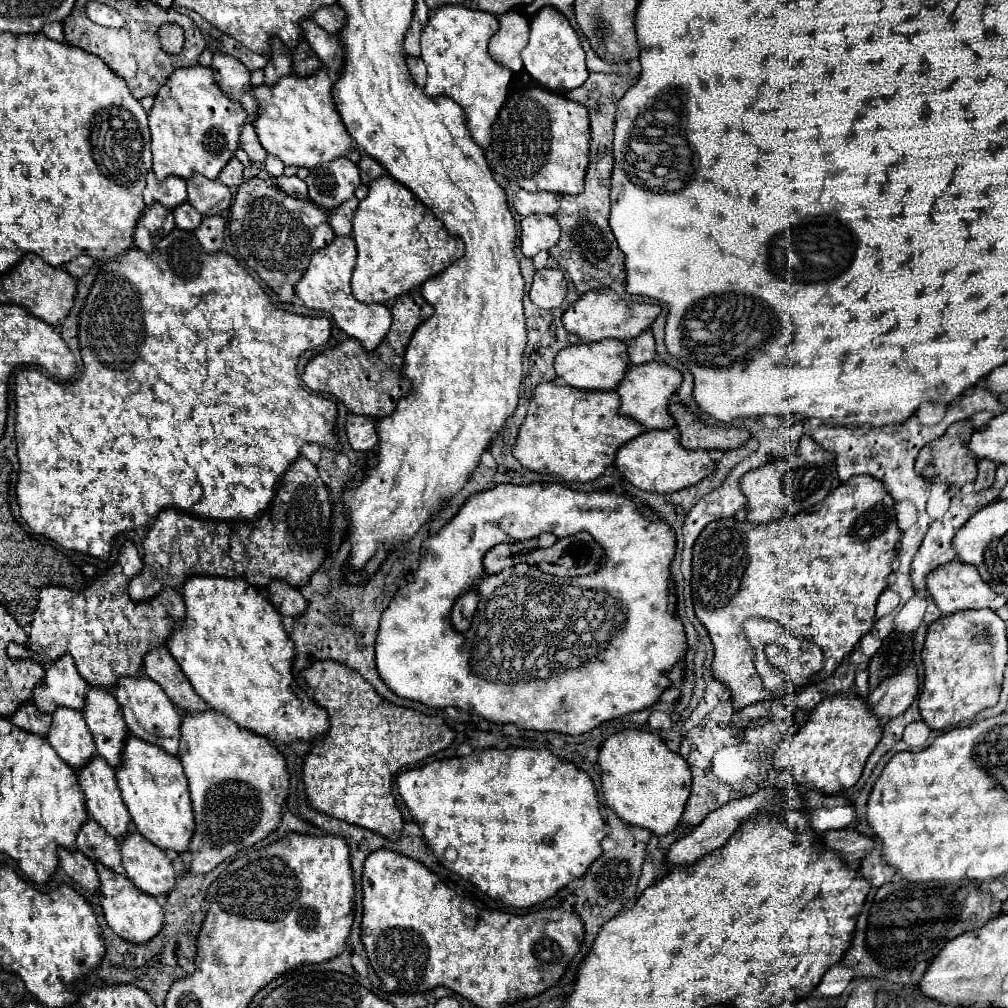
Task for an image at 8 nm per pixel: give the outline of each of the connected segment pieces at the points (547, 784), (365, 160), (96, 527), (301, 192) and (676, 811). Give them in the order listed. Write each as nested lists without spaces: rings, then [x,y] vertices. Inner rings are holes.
[[[488,748],[488,750],[482,750],[482,752],[474,752],[474,754],[466,756],[466,758],[448,758],[448,760],[430,762],[430,764],[424,764],[420,768],[402,772],[398,776],[398,780],[396,780],[396,786],[398,786],[398,792],[400,792],[402,800],[404,800],[404,804],[412,812],[414,820],[418,822],[418,826],[422,828],[424,840],[434,850],[438,860],[445,867],[450,868],[452,872],[460,874],[464,880],[470,882],[470,878],[472,878],[472,884],[476,888],[480,888],[490,898],[500,900],[506,906],[512,906],[512,908],[530,908],[534,904],[546,902],[560,888],[564,888],[572,880],[580,878],[590,868],[590,864],[602,856],[602,844],[600,842],[606,836],[604,834],[604,818],[600,816],[600,804],[598,804],[598,796],[596,796],[596,788],[594,788],[592,778],[584,770],[580,770],[574,762],[562,760],[562,758],[554,756],[546,748],[540,748],[540,750],[536,750],[536,748],[506,748],[506,750]],[[447,856],[456,856],[456,858],[453,862],[450,862],[447,860]]]
[[[364,154],[362,160],[358,162],[358,168],[360,168],[360,174],[362,174],[362,184],[366,184],[366,186],[370,186],[376,178],[388,174],[384,166],[380,166],[374,158],[370,158],[370,156],[366,156],[366,154]]]
[[[174,228],[164,236],[158,248],[148,256],[146,252],[132,248],[120,260],[100,264],[96,282],[88,294],[86,306],[80,314],[80,348],[84,358],[84,372],[76,382],[54,382],[38,370],[20,370],[16,376],[16,442],[20,474],[16,496],[20,504],[20,514],[26,524],[40,536],[46,536],[60,544],[62,548],[76,550],[100,560],[108,560],[112,542],[122,532],[132,532],[138,528],[150,528],[158,512],[164,508],[180,508],[190,516],[200,516],[208,520],[256,520],[262,516],[270,502],[274,500],[280,482],[292,462],[302,454],[304,444],[326,446],[340,452],[340,442],[336,436],[336,404],[328,398],[320,398],[304,390],[298,380],[298,358],[312,348],[324,346],[330,340],[330,322],[326,318],[296,316],[278,310],[270,298],[264,294],[260,284],[238,264],[236,258],[216,252],[208,254],[202,250],[200,242],[192,232]]]
[[[280,176],[278,178],[278,186],[288,192],[290,196],[296,196],[296,198],[302,198],[302,200],[308,200],[308,188],[306,188],[306,182],[300,180],[298,176]]]
[[[622,730],[600,748],[600,776],[606,804],[626,822],[650,830],[652,834],[670,834],[686,808],[692,792],[692,772],[688,762],[672,752],[662,738],[640,730]]]

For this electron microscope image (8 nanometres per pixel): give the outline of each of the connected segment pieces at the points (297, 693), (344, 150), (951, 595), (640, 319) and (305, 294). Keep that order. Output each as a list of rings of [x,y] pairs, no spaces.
[[[192,576],[186,580],[182,594],[186,604],[186,620],[176,626],[176,634],[168,640],[168,650],[180,664],[196,694],[200,694],[212,710],[220,710],[220,714],[234,720],[240,728],[252,730],[258,736],[266,736],[268,740],[278,740],[282,744],[292,740],[312,744],[328,734],[328,712],[294,682],[292,656],[296,650],[284,630],[282,616],[260,594],[258,588],[250,586],[242,578]]]
[[[326,68],[314,76],[284,76],[274,86],[254,86],[252,94],[260,102],[258,118],[254,122],[262,148],[278,156],[286,166],[304,166],[308,170],[346,156],[352,148],[352,138],[342,124],[342,118],[332,100],[332,78]]]
[[[954,560],[946,566],[936,568],[930,576],[928,576],[928,592],[934,598],[936,606],[940,608],[940,612],[946,614],[954,614],[960,610],[968,610],[968,608],[990,608],[990,610],[998,610],[1006,604],[1006,596],[1000,596],[996,592],[992,592],[992,588],[988,584],[984,584],[982,576],[976,572],[976,568],[972,568],[972,564],[964,564],[960,560]]]
[[[600,288],[600,290],[594,290],[594,292],[580,296],[580,300],[574,302],[564,312],[562,322],[564,322],[566,330],[576,334],[582,342],[598,342],[598,340],[604,340],[604,338],[632,340],[632,338],[640,336],[640,332],[650,328],[660,312],[662,312],[662,306],[658,306],[658,304],[626,302],[614,290]]]
[[[336,238],[330,246],[312,254],[310,266],[302,280],[296,284],[296,296],[314,310],[322,310],[332,314],[338,328],[344,330],[350,338],[356,338],[364,350],[376,350],[384,336],[390,330],[392,314],[384,304],[362,304],[352,296],[350,278],[356,266],[356,244],[352,238]]]

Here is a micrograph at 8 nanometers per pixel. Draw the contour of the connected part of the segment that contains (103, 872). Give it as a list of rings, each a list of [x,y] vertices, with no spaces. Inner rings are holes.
[[[96,866],[98,876],[100,876],[100,902],[102,902],[102,910],[104,910],[104,918],[108,922],[108,926],[124,940],[132,942],[132,944],[148,944],[148,940],[152,940],[160,928],[164,926],[164,908],[158,902],[158,898],[140,892],[128,878],[122,878],[118,874],[114,874],[112,870],[108,870],[106,866]]]

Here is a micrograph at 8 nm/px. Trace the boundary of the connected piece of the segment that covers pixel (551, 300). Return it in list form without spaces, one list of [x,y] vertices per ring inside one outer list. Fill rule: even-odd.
[[[542,268],[534,274],[534,282],[530,288],[530,300],[544,308],[558,308],[564,298],[568,294],[568,282],[564,278],[564,272],[560,270],[550,270],[550,268]]]

